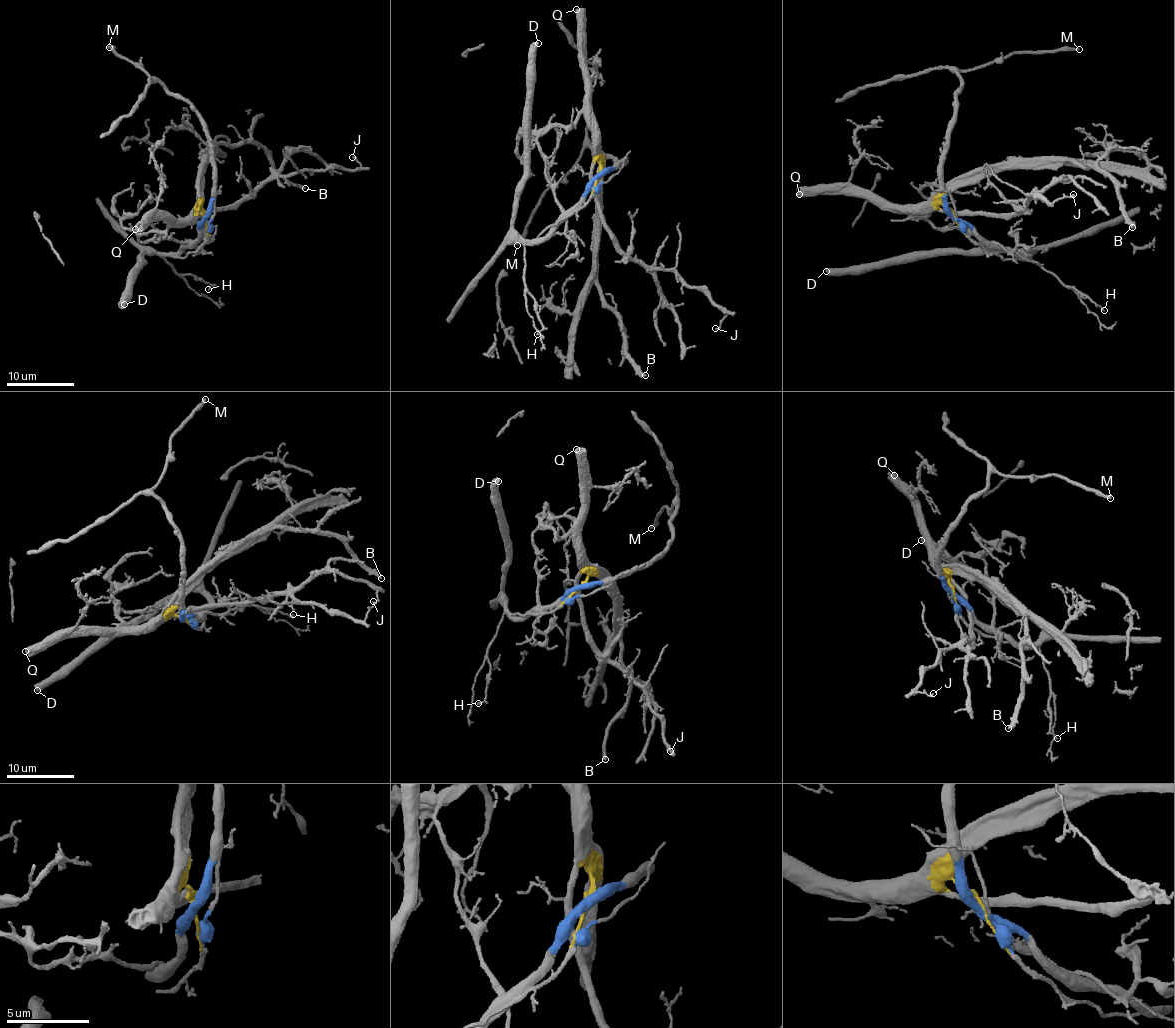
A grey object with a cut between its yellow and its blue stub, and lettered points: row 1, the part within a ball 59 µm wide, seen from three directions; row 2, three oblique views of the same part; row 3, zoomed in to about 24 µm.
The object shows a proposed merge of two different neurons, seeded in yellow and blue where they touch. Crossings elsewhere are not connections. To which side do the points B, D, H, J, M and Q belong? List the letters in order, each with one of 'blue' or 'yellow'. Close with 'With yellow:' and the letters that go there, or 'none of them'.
B: yellow
D: blue
H: blue
J: yellow
M: blue
Q: yellow
With yellow: B, J, Q

